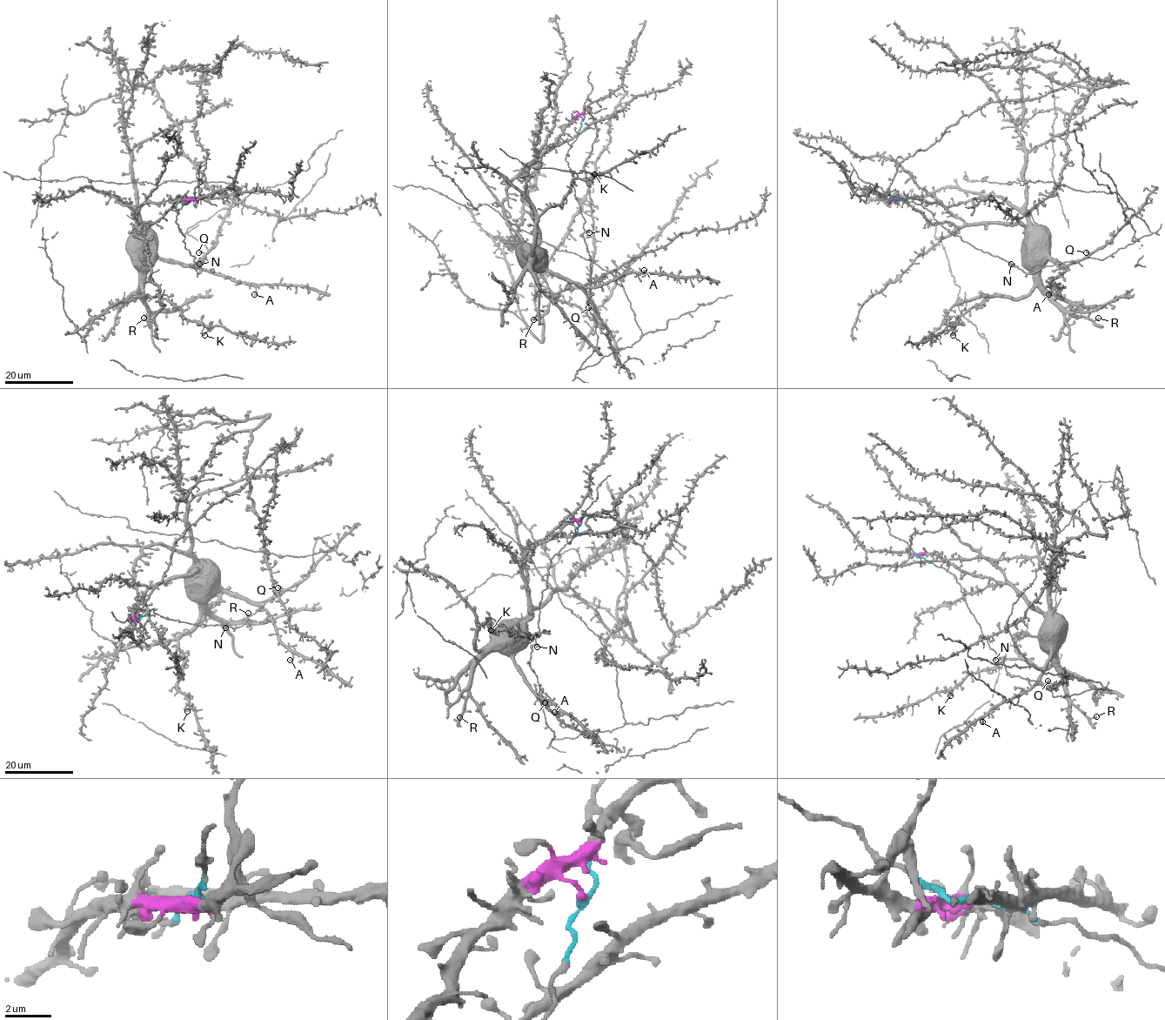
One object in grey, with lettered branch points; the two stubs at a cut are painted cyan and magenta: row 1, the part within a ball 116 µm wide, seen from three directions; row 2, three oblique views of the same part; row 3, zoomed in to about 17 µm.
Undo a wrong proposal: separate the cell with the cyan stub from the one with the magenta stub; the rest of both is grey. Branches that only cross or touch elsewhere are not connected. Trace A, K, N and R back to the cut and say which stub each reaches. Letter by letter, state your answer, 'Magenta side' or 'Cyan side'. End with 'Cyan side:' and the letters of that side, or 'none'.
A: Magenta side
K: Magenta side
N: Cyan side
R: Magenta side
Cyan side: N

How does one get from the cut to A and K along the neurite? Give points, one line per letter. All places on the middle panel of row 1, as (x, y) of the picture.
A: (582, 120), (576, 117), (568, 124), (527, 182), (536, 248), (545, 254), (550, 271), (588, 287), (644, 270)
K: (582, 120), (568, 124), (527, 182), (538, 231), (532, 254), (537, 220), (574, 179), (594, 174)

